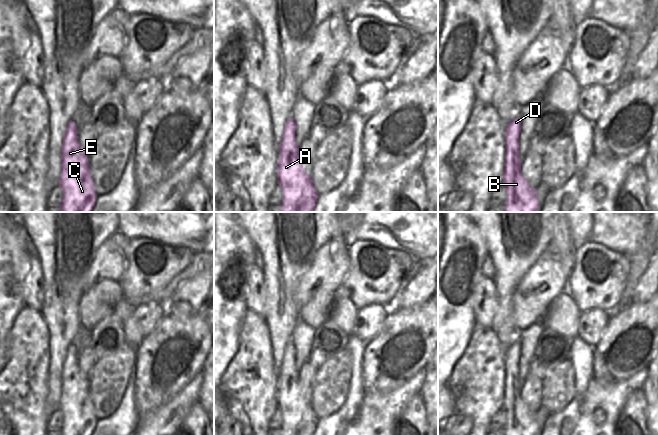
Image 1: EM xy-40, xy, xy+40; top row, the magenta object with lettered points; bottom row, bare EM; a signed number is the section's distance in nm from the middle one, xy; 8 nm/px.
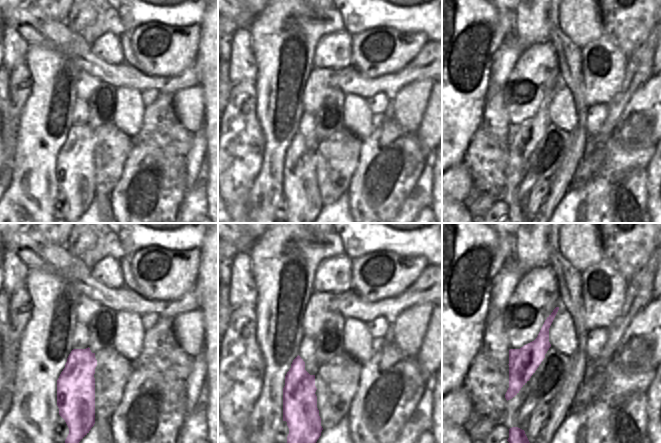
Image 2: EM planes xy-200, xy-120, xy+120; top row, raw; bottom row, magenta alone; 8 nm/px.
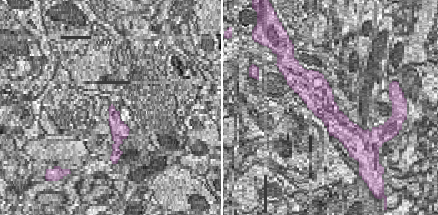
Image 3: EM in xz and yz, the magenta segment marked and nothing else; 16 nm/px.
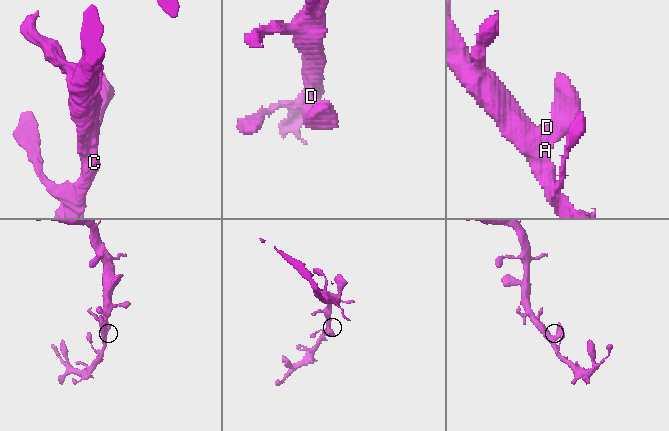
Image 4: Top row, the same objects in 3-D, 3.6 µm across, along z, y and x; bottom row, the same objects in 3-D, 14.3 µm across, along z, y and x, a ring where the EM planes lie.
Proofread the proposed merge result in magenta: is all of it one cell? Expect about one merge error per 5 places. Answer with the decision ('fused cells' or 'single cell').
single cell

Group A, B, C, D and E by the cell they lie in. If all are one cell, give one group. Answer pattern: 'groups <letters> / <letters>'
groups A B C D E

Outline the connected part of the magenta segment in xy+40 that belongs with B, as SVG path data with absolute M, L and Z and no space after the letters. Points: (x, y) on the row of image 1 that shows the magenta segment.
M520 117L513 118L505 131L505 163L503 185L507 193L505 212L535 212L539 207L537 190L532 188L521 173L519 157Z

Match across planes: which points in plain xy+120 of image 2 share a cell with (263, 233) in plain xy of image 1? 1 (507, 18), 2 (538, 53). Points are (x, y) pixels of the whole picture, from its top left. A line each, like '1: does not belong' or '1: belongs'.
1: belongs
2: does not belong

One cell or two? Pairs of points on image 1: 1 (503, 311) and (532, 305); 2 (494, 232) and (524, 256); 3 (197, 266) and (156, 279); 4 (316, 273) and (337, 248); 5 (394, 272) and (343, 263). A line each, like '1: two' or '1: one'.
1: two
2: one
3: two
4: one
5: two

